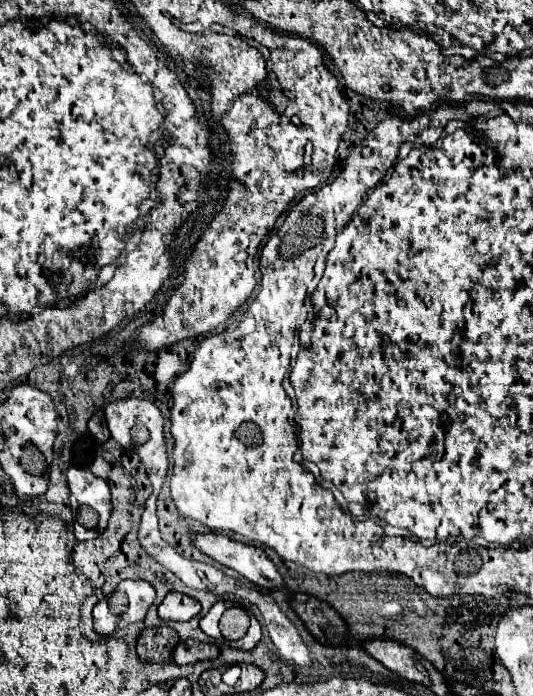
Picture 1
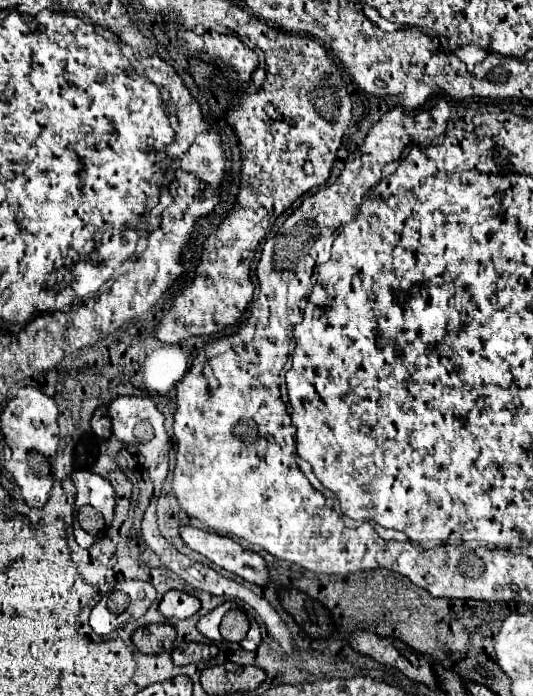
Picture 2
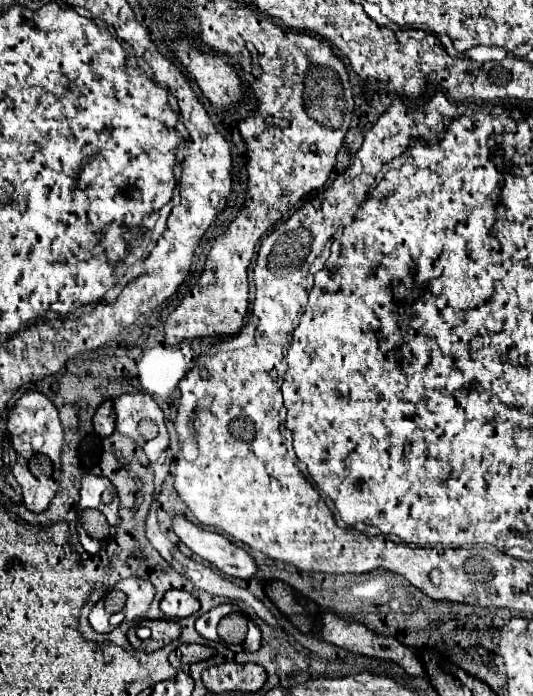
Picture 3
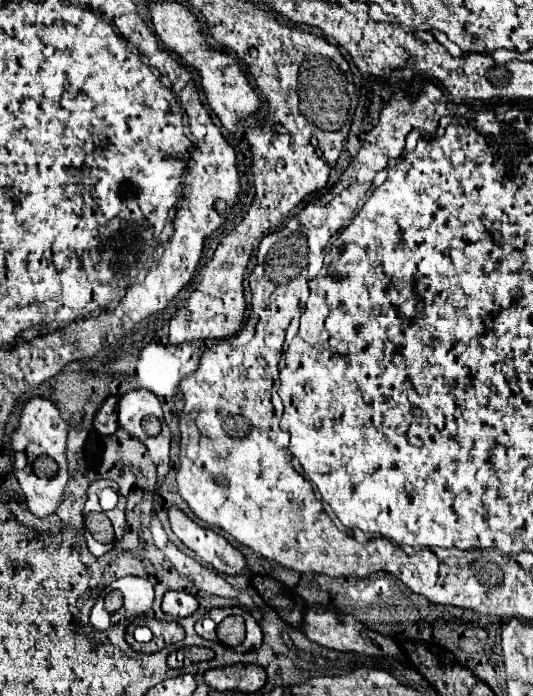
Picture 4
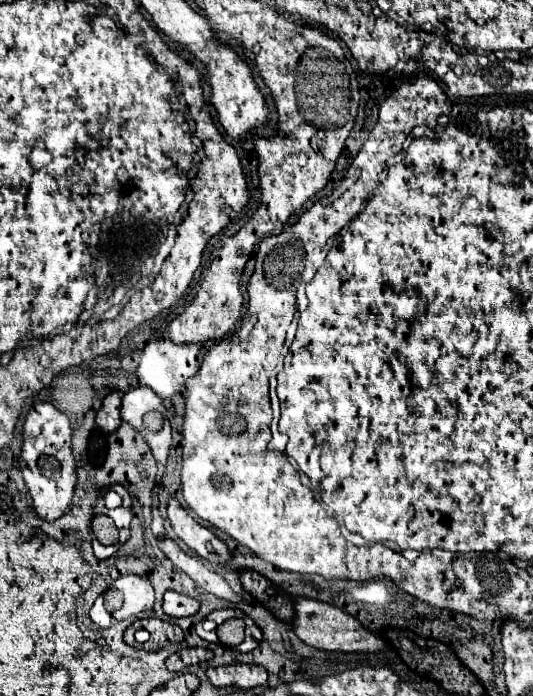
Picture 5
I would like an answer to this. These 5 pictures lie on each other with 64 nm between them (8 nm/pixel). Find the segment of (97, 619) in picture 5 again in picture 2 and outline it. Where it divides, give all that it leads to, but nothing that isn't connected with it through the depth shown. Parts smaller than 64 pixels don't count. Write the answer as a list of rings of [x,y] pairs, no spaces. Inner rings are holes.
[[[102,598],[94,608],[92,608],[92,614],[90,614],[90,626],[92,626],[92,630],[96,632],[96,634],[100,634],[100,636],[104,636],[104,634],[110,634],[110,630],[112,630],[112,620],[114,620],[116,616],[106,608],[106,598]]]

